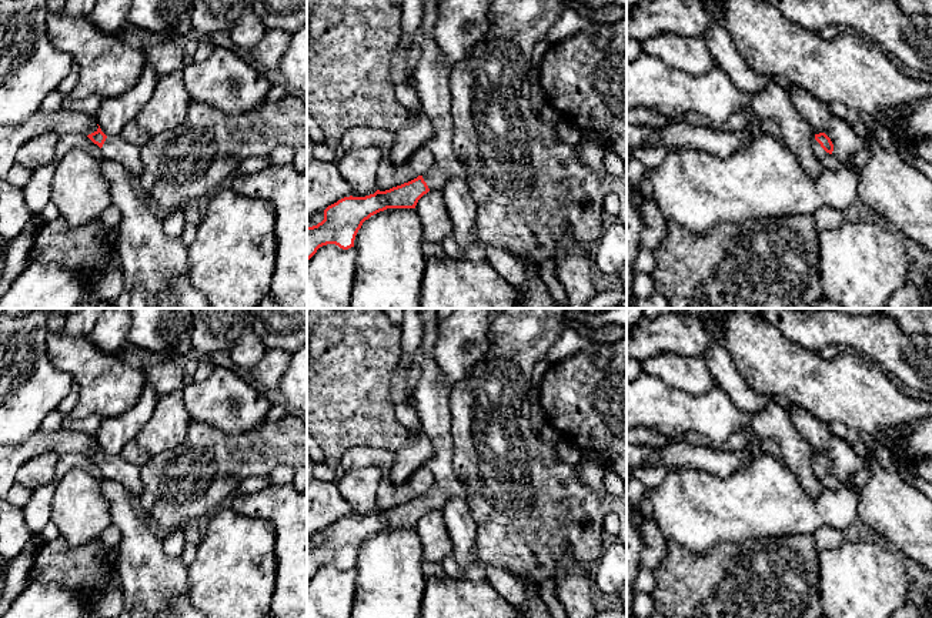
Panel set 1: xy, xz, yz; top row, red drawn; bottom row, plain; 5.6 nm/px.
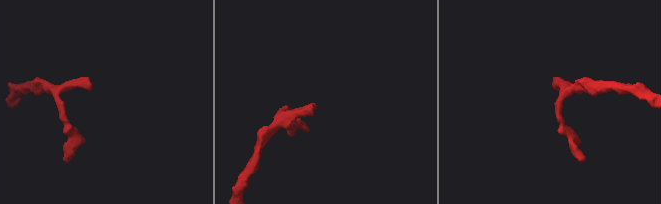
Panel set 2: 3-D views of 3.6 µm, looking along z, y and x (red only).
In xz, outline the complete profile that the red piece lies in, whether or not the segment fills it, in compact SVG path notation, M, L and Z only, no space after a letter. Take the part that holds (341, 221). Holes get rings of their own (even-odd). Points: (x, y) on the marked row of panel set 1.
M434 166L424 176L390 190L338 200L324 210L321 223L307 227L307 261L327 244L335 244L343 250L354 247L358 230L371 216L387 208L415 208L424 194L430 190L442 191L448 181L450 176Z

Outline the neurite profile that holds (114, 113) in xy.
M147 60L137 84L123 94L101 98L96 121L101 131L108 136L120 136L123 127L136 120L144 104L153 96L158 74Z

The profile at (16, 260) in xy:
M33 216L24 230L11 241L7 248L4 270L0 277L0 298L7 293L14 280L23 273L29 264L29 251L37 228L43 224L40 216Z

